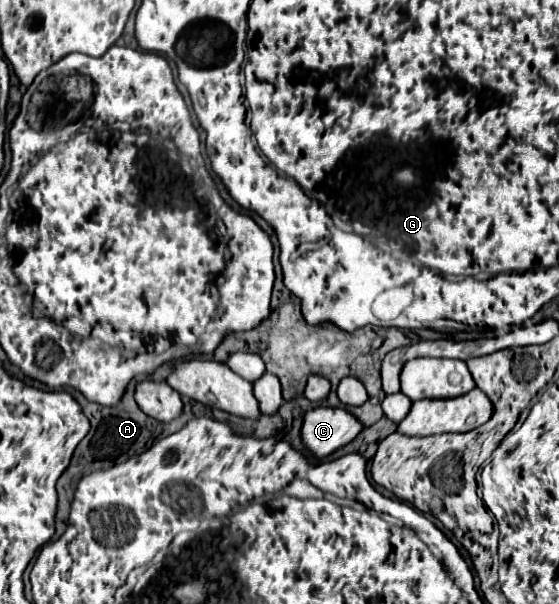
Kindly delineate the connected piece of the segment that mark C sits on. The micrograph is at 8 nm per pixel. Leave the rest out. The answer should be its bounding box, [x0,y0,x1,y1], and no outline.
[300,405,362,457]

